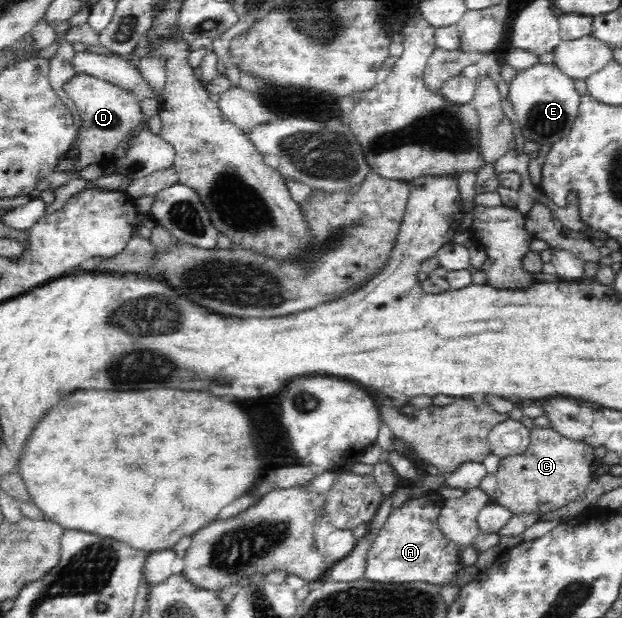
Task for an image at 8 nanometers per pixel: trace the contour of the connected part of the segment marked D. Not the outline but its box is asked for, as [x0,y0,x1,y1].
[53,75,143,174]

